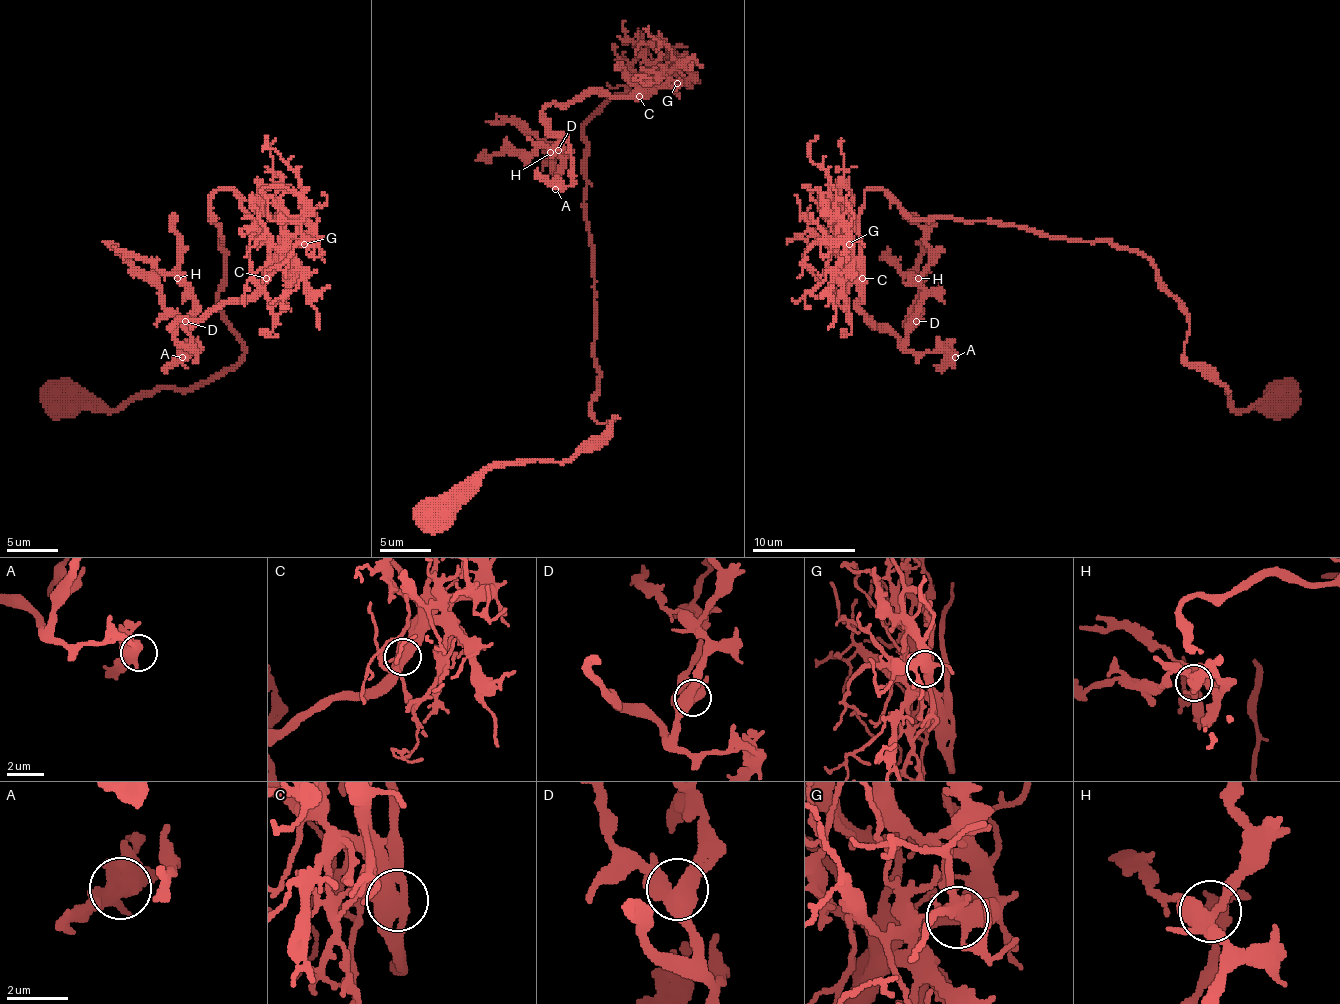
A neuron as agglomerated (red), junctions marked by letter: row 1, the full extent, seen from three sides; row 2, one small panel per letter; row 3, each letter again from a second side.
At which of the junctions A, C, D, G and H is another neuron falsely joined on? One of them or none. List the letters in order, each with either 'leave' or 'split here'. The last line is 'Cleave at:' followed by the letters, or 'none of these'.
A: leave
C: leave
D: leave
G: leave
H: leave
Cleave at: none of these

